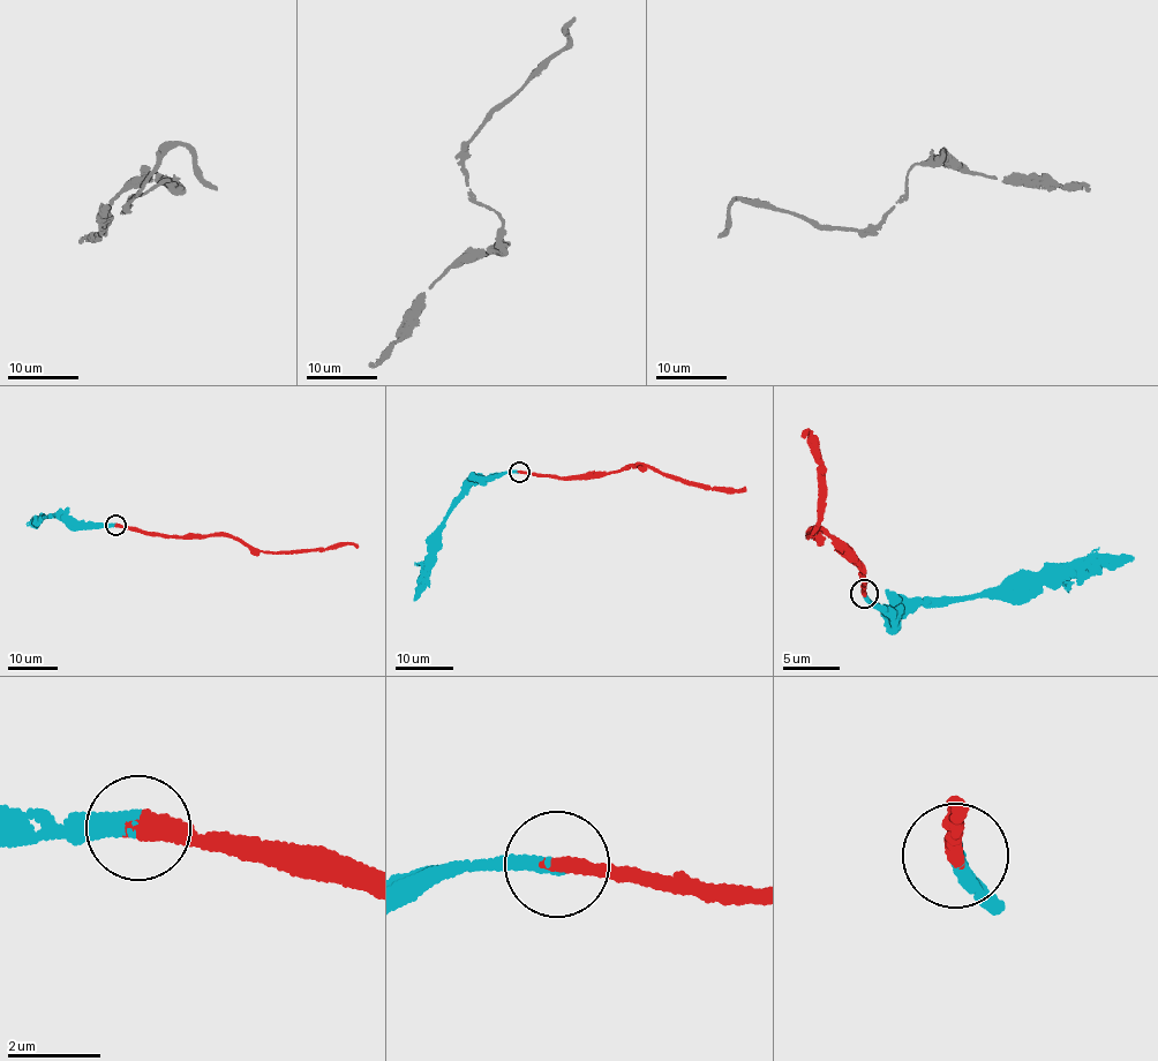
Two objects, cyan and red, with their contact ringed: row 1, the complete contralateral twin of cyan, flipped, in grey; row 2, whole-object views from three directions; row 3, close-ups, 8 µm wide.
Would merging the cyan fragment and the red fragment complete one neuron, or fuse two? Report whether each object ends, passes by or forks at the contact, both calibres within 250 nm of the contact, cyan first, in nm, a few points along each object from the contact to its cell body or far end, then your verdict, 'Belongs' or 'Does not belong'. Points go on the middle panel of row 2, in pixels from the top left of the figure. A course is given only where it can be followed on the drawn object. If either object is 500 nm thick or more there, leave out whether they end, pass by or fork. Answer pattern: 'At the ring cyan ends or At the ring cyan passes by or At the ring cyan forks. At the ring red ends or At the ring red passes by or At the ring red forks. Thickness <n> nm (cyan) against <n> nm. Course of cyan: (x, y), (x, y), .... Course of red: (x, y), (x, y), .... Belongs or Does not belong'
At the ring cyan ends. At the ring red ends. Thickness 320 nm (cyan) against 380 nm. Course of cyan: (519, 472), (468, 479), (441, 533), (431, 563), (414, 600). Course of red: (519, 472), (561, 478), (638, 465), (713, 488), (746, 489). Belongs

